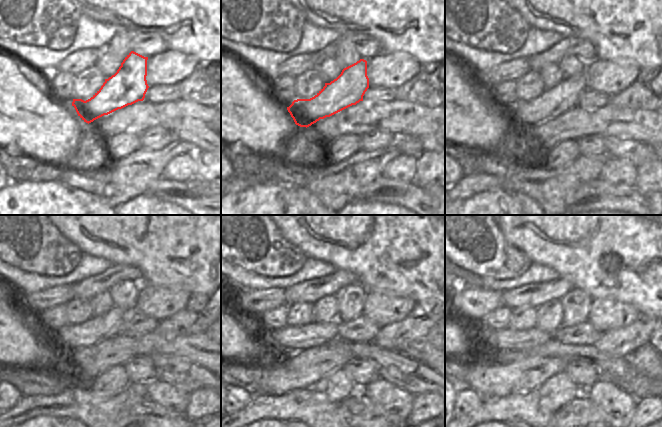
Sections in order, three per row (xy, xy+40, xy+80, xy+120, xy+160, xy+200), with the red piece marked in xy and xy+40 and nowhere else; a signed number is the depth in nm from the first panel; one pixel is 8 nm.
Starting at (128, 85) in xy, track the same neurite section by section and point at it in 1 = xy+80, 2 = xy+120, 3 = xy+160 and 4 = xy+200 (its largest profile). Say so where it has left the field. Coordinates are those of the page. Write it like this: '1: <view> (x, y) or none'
1: xy+80 (552, 102)
2: xy+120 (97, 329)
3: xy+160 (290, 339)
4: xy+200 (509, 339)

